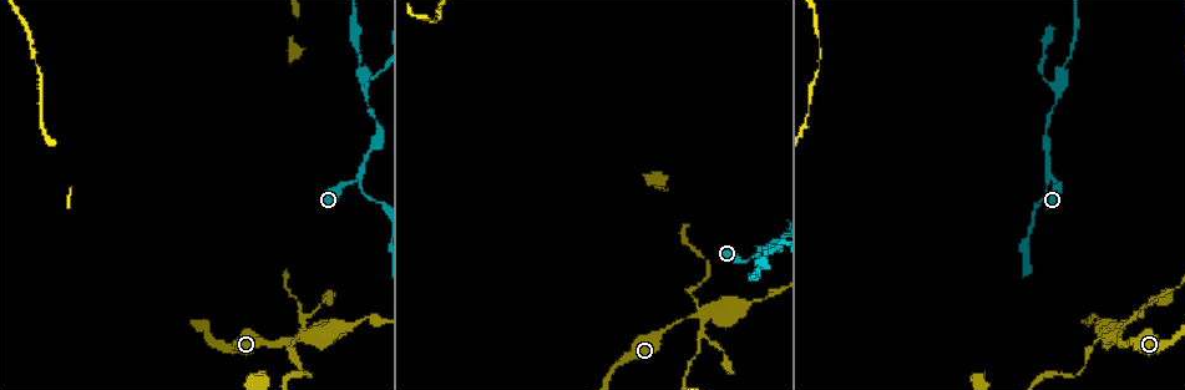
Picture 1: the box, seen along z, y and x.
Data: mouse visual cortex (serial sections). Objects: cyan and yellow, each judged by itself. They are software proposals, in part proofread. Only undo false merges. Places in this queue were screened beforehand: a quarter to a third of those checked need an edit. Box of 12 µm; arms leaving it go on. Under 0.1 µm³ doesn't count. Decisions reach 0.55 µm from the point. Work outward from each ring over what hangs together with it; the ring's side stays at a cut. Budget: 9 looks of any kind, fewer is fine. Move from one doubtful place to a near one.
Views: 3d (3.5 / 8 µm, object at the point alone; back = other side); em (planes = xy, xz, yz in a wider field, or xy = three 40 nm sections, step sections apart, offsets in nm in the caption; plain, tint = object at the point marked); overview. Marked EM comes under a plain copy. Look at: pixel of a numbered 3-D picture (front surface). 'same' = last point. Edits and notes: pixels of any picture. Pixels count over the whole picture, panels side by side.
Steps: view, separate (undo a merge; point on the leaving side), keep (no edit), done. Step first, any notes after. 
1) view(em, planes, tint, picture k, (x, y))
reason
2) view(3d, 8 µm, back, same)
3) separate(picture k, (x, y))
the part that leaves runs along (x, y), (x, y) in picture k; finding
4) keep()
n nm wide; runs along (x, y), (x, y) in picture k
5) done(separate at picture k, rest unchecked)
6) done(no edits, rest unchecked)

view(3d, 3.5 µm, back, picture 1, (1049, 177))
a fork

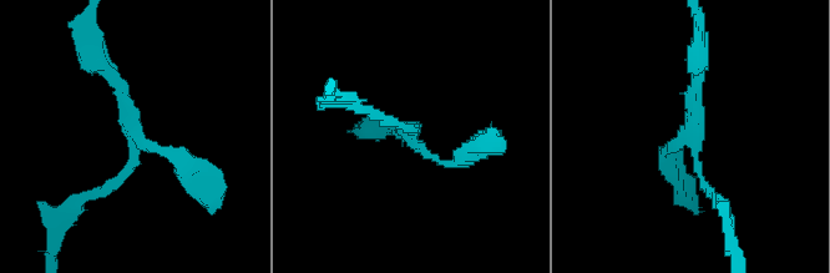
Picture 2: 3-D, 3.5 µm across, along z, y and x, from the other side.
view(em, xy, step 5, tint, picture 2, (686, 131))
shape alone is not enough

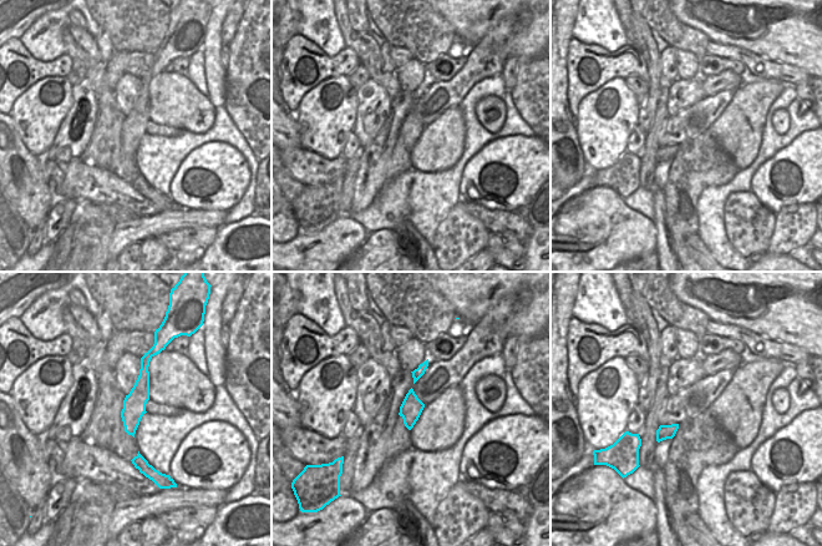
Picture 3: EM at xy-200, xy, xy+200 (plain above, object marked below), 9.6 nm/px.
view(em, xy, step 1, tint, same)
another direction

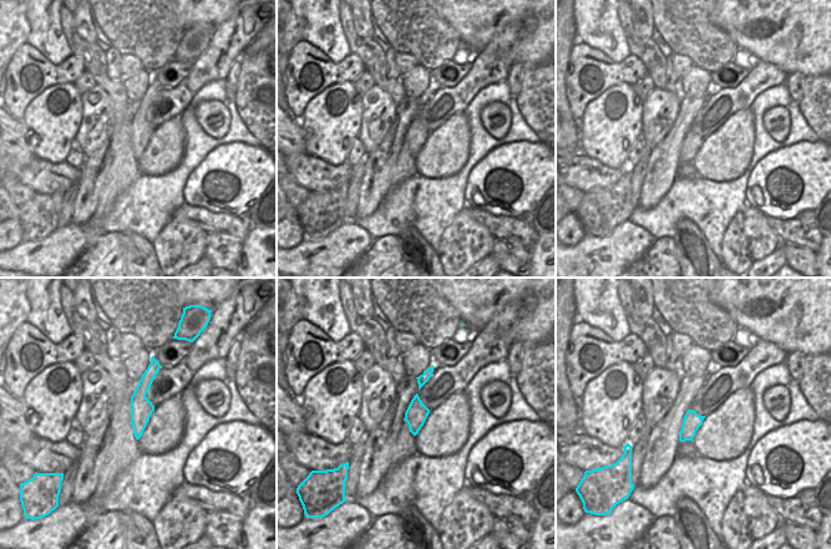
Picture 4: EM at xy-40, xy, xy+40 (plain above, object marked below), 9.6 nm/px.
keep()
220 nm wide; runs along (153, 366), (140, 392), (137, 433) in picture 4; all the same cell

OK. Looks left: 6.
view(3d, 3.5 µm, picture 1, (366, 90))
thick turns thin

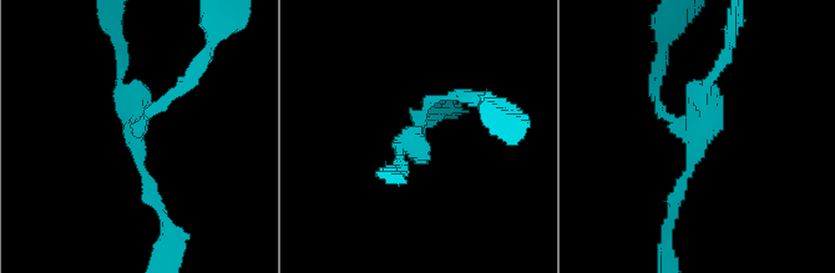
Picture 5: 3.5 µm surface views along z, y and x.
keep()
arms of 150, 150, 200 nm; runs along (674, 213), (719, 67) in picture 5; one cell here

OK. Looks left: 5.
view(3d, 3.5 µm, picture 1, (696, 315))

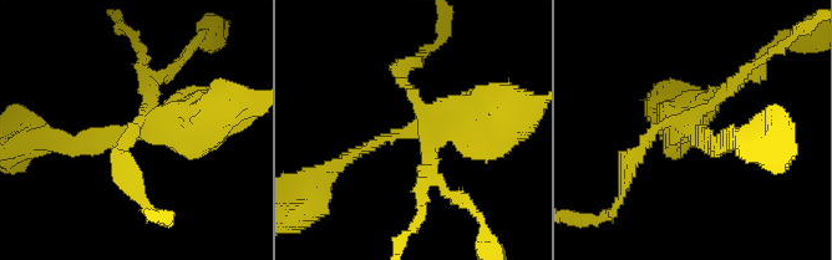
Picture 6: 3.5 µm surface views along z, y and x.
view(em, planes, tint, picture 6, (418, 126))

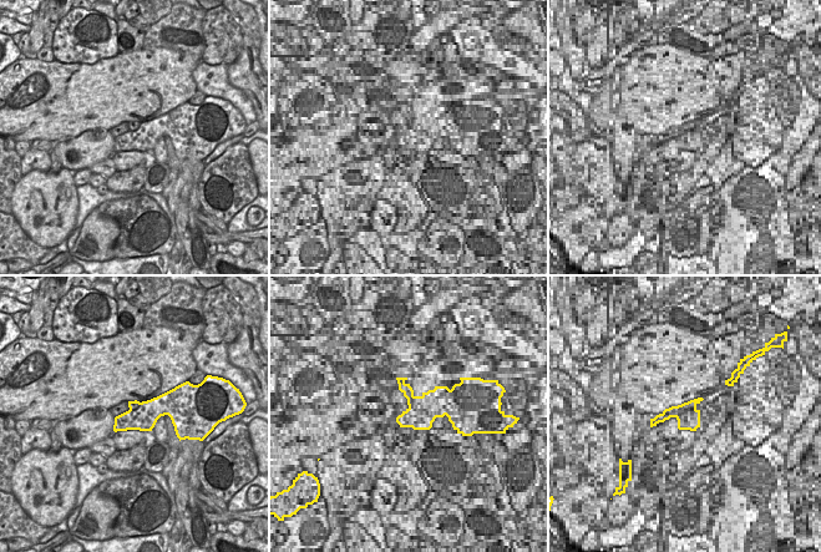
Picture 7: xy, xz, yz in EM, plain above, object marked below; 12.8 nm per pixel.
separate(picture 6, (161, 74))
arms of 150, 150, 200, 500 nm; the part that leaves runs along (148, 111), (148, 83), (198, 42) in picture 6; a second cell is stuck on

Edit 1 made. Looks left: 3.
view(3d, 8 µm, picture 1, (760, 301))

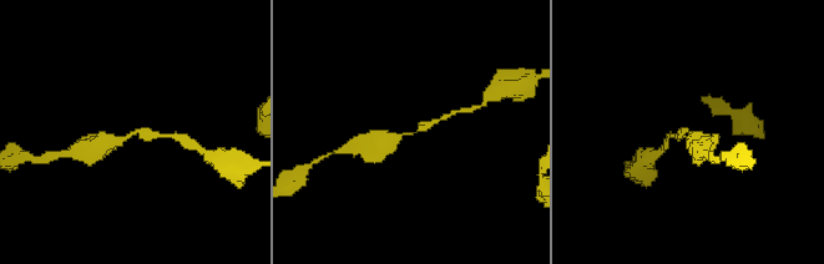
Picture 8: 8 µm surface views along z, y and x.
view(em, xy, step 5, tint, picture 8, (408, 134))
now the EM

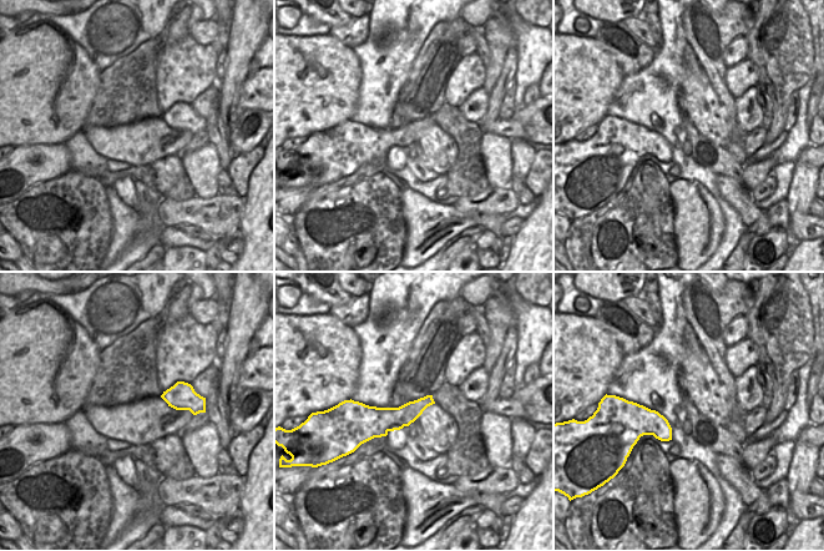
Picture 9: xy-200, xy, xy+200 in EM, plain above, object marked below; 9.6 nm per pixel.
keep()
runs along (378, 141), (413, 133), (441, 120) in picture 8; all the same cell

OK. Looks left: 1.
done(separate at picture 6, rest unchecked)

